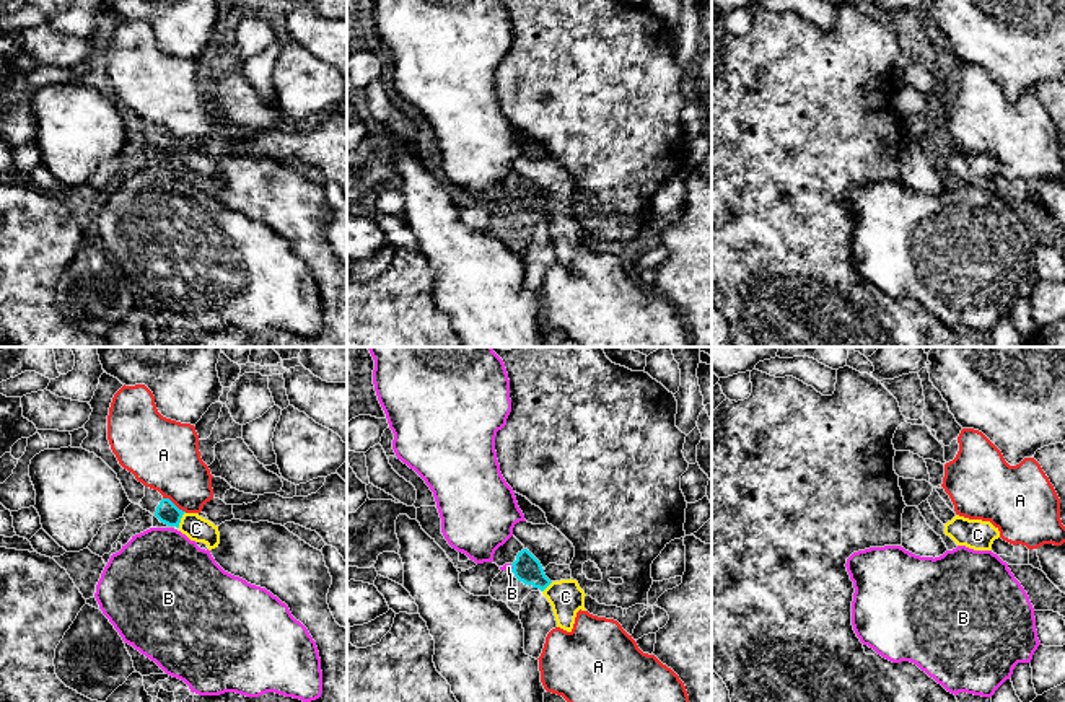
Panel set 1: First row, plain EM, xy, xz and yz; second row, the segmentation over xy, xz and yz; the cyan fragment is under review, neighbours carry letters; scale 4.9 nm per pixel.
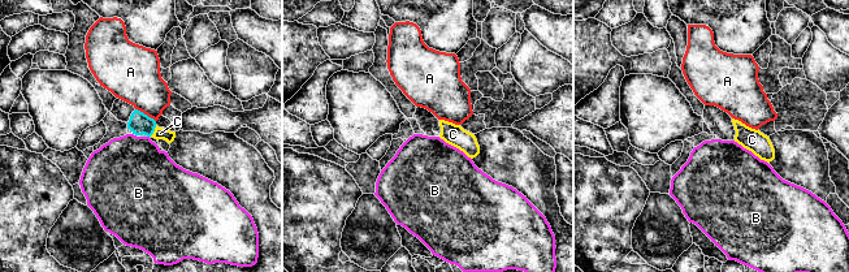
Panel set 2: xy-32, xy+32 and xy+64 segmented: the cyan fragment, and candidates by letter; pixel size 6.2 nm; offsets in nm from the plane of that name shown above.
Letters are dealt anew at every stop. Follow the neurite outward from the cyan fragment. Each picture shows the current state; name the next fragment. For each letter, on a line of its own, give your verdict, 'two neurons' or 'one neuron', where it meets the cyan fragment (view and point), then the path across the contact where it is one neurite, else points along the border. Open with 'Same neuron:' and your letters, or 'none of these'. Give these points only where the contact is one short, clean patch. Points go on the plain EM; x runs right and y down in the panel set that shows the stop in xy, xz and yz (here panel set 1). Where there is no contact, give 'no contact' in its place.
Same neuron: C
A: two neurons; meets cyan in xy at (173, 139)
B: two neurons; meets cyan in xz at (512, 201); border along xz (510, 199), (512, 206)
C: one neuron; meets cyan in xy at (179, 155); runs through xy (166, 147), (179, 155), (196, 163)

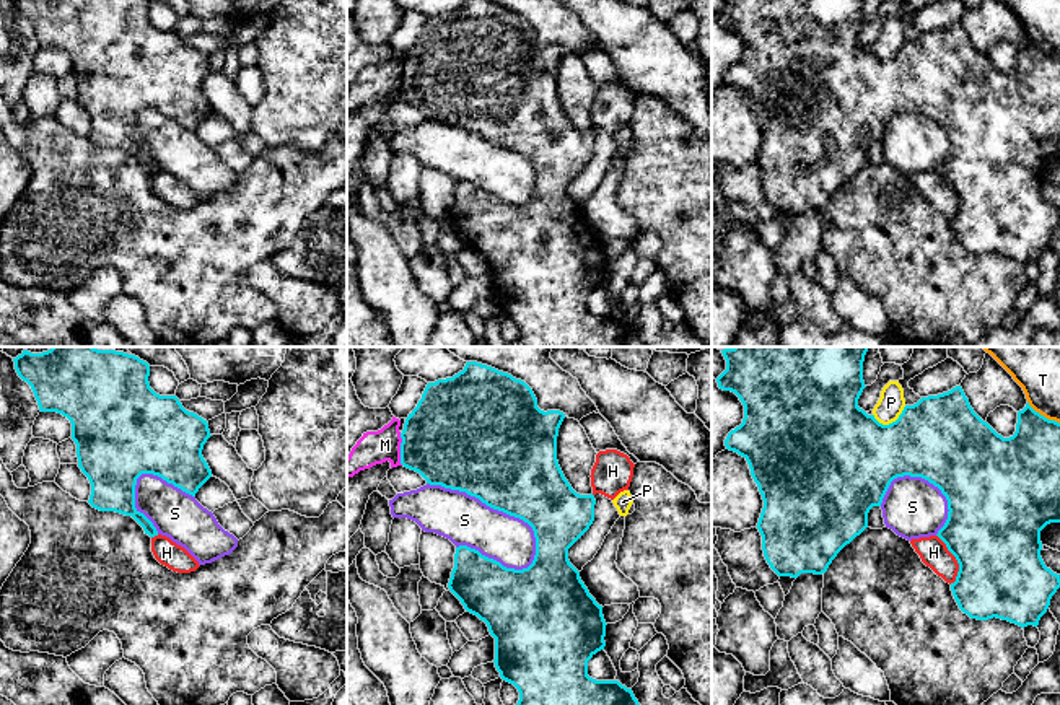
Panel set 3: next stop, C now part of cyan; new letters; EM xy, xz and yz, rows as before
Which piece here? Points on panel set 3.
Same neuron: none of these
H: two neurons; meets cyan in yz at (956, 194)
M: two neurons; meets cyan in xz at (401, 85); border along xz (399, 69), (402, 100)
P: two neurons; meets cyan in yz at (893, 57)
S: two neurons; meets cyan in xz at (497, 144)
T: two neurons; meets cyan in yz at (1042, 51)

